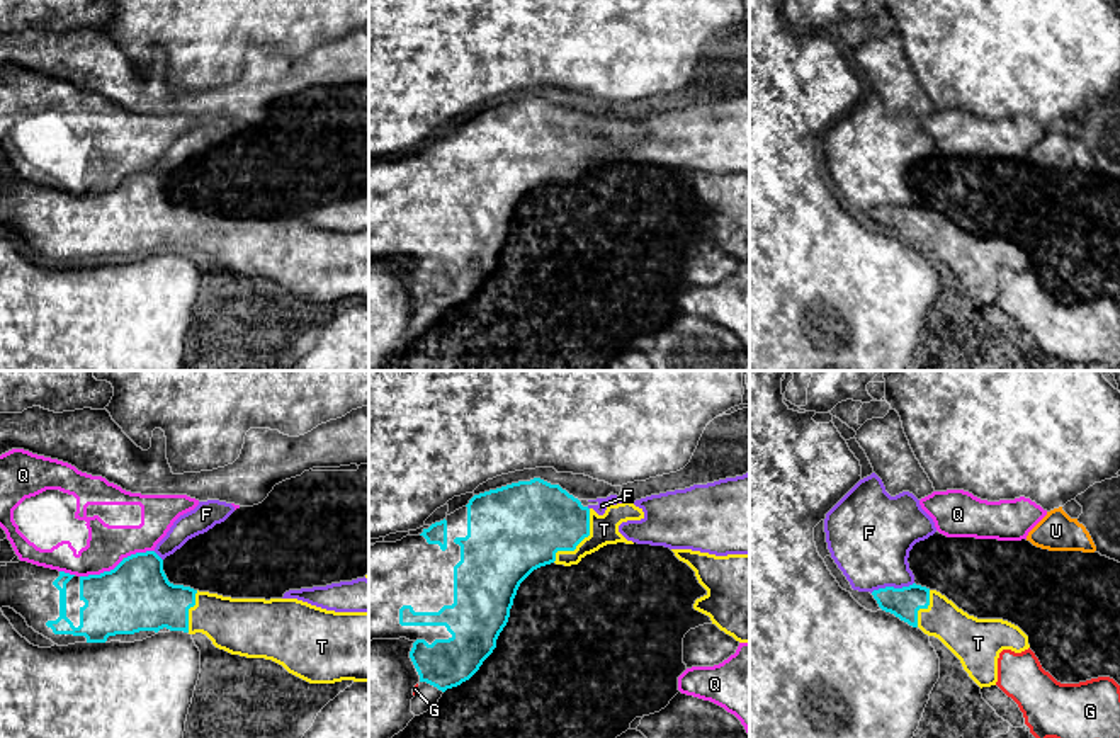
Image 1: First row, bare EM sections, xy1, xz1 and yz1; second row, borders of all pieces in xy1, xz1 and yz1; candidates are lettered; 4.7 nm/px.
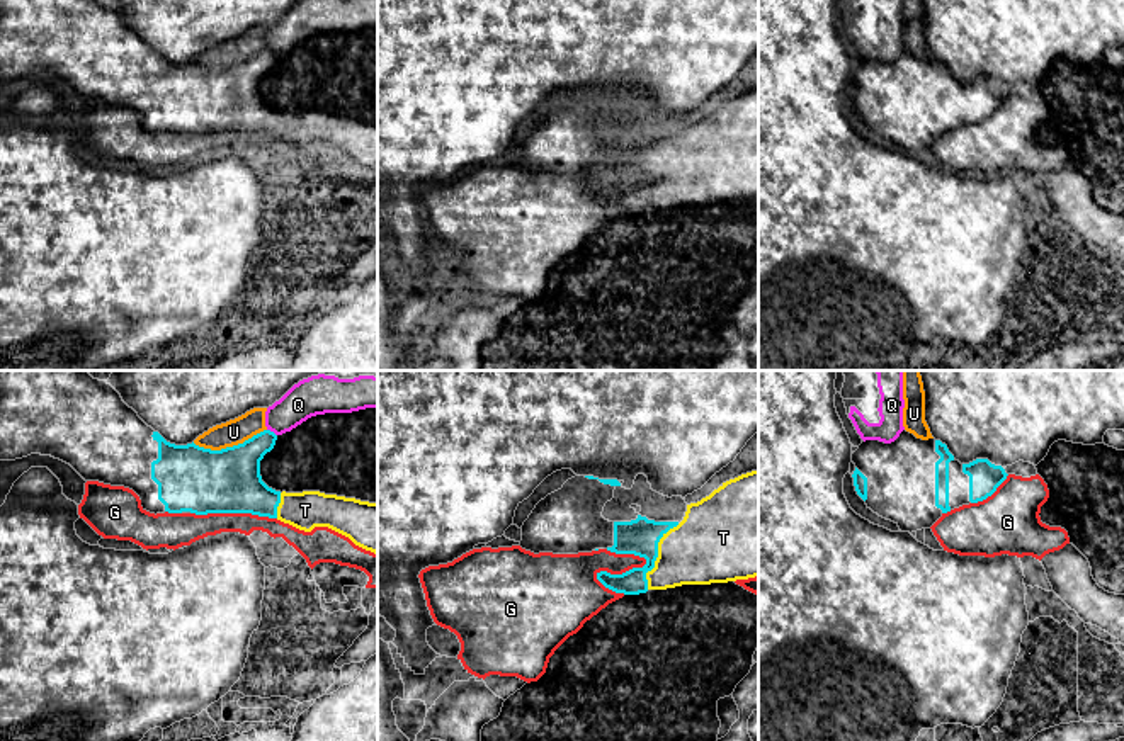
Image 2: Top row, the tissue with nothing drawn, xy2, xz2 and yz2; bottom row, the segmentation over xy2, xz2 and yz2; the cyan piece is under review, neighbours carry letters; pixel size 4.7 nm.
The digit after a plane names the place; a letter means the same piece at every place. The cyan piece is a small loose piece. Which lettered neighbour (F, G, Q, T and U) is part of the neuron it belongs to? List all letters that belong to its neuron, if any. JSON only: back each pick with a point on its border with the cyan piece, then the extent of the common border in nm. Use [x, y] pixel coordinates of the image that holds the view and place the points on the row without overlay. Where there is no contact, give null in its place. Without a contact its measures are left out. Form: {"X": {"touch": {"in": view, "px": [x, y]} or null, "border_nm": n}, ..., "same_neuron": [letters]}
{"T": {"touch": {"in": "xz2", "px": [657, 174]}, "border_nm": 340}, "same_neuron": ["T"]}

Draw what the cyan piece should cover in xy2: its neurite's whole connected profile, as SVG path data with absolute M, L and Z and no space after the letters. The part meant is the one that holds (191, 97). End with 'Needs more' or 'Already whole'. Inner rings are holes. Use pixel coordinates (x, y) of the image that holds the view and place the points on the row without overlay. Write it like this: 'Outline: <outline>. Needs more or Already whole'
Outline: M0 0L0 80L31 73L51 75L70 83L85 100L133 109L150 133L252 133L277 138L299 150L328 146L355 165L378 173L378 122L320 110L286 112L269 107L260 95L260 80L275 65L277 54L264 49L243 63L211 70L192 63L175 65L148 46L105 0Z. Needs more

